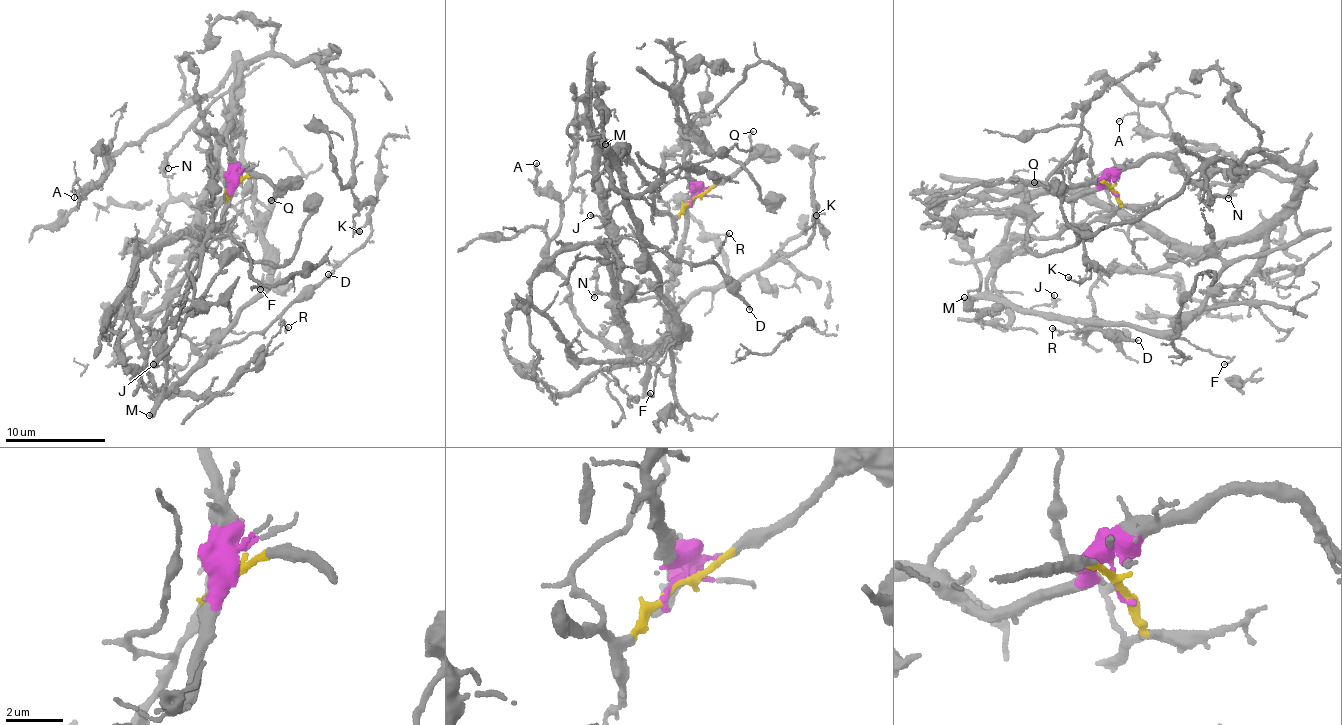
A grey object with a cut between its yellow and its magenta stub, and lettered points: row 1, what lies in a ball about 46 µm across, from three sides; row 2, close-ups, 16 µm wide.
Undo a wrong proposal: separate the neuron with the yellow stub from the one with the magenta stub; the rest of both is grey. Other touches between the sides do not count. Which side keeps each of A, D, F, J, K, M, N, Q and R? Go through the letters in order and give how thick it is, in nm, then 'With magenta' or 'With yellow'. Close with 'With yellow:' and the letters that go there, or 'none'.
A: Thickness 100 nm. With magenta
D: Thickness 160 nm. With yellow
F: Thickness 120 nm. With yellow
J: Thickness 130 nm. With yellow
K: Thickness 140 nm. With magenta
M: Thickness 500 nm. With yellow
N: Thickness 130 nm. With magenta
Q: Thickness 140 nm. With yellow
R: Thickness 130 nm. With yellow
With yellow: D, F, J, M, Q, R

